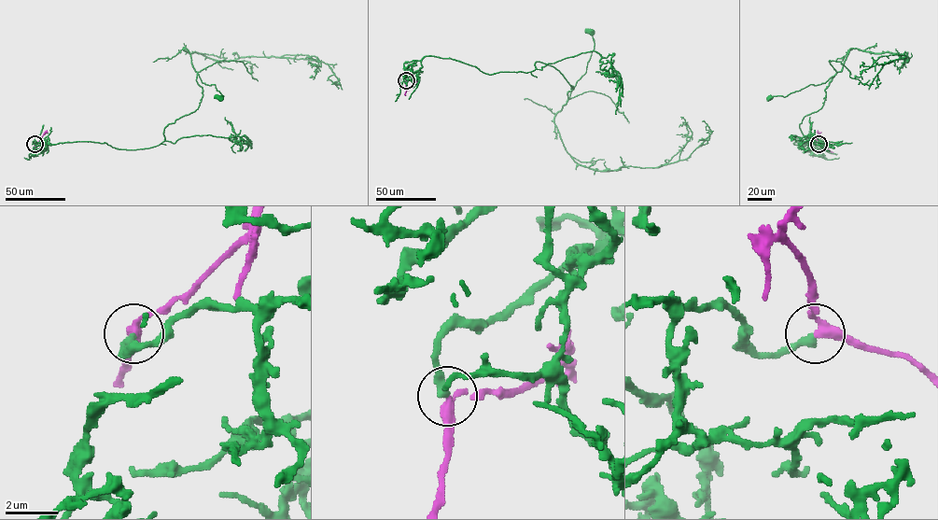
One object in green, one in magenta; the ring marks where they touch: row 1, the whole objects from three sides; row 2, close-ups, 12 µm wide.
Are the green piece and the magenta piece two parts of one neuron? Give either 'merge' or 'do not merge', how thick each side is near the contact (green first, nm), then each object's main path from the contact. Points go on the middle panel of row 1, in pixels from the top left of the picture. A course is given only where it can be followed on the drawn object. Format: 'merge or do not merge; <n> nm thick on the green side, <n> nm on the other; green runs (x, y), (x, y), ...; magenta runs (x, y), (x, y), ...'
merge; 320 nm thick on the green side, 320 nm on the other; green runs (406, 80), (426, 56), (489, 74), (530, 72), (539, 62), (574, 87), (569, 98), (594, 48), (591, 32); magenta runs (406, 80), (418, 78)

